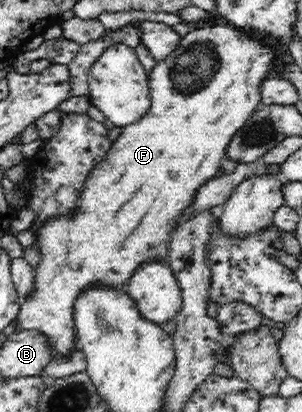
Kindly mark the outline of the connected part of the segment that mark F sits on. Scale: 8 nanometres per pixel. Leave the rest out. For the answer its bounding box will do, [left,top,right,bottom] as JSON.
[17,26,277,358]

